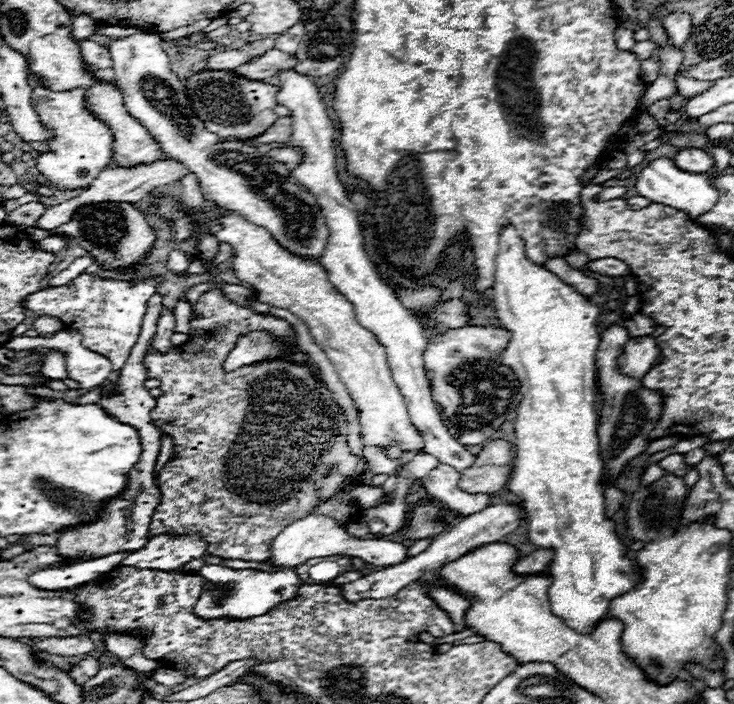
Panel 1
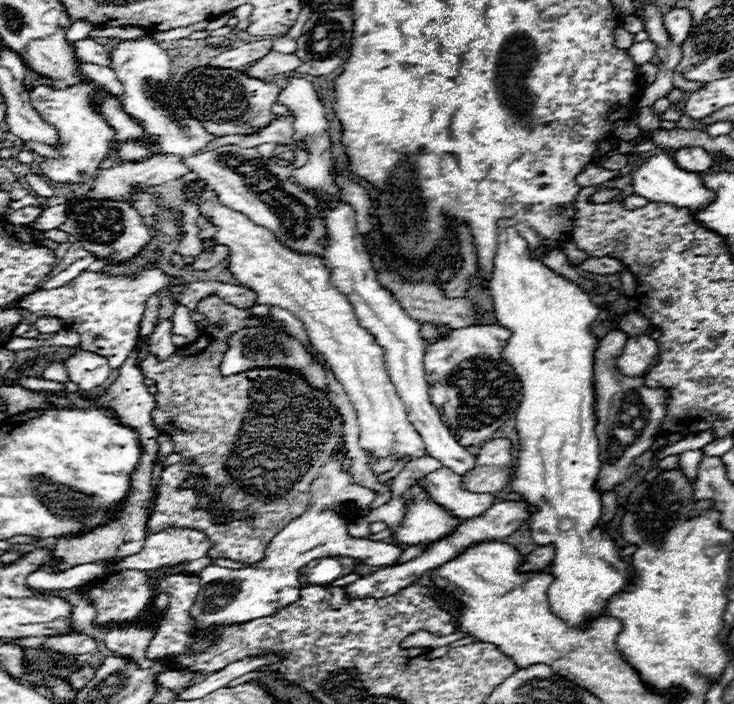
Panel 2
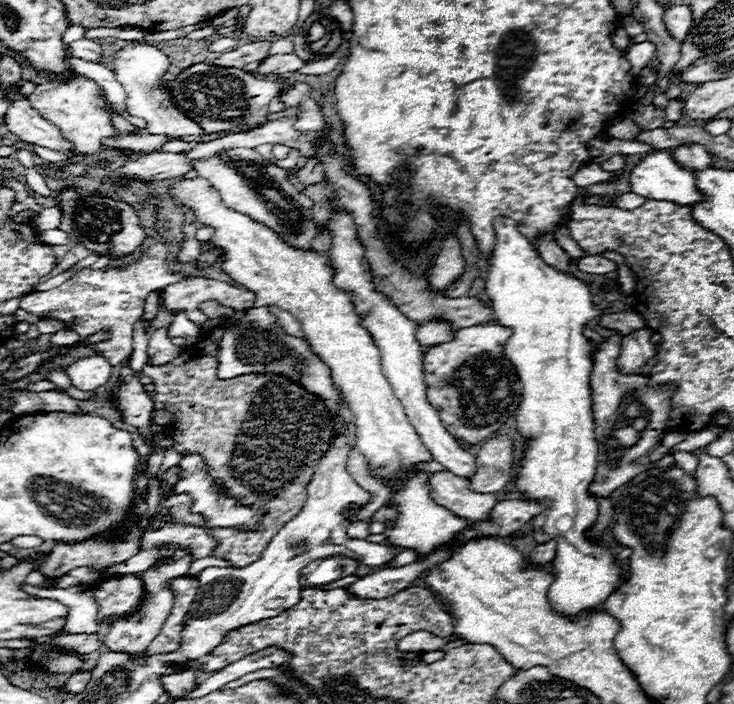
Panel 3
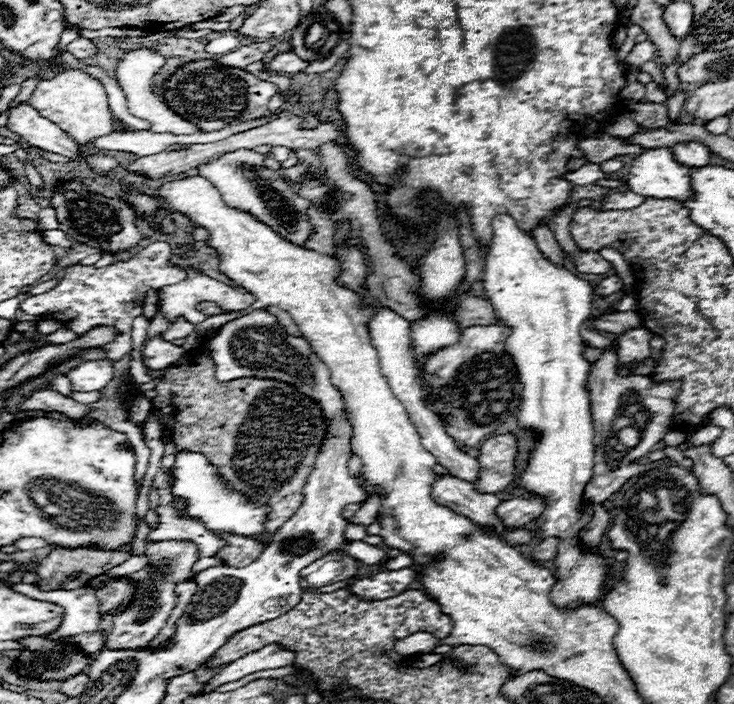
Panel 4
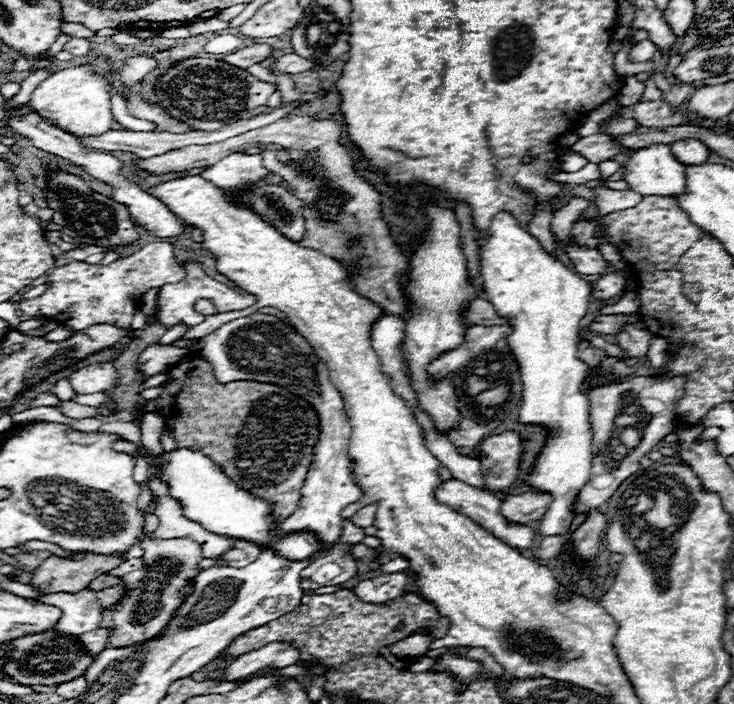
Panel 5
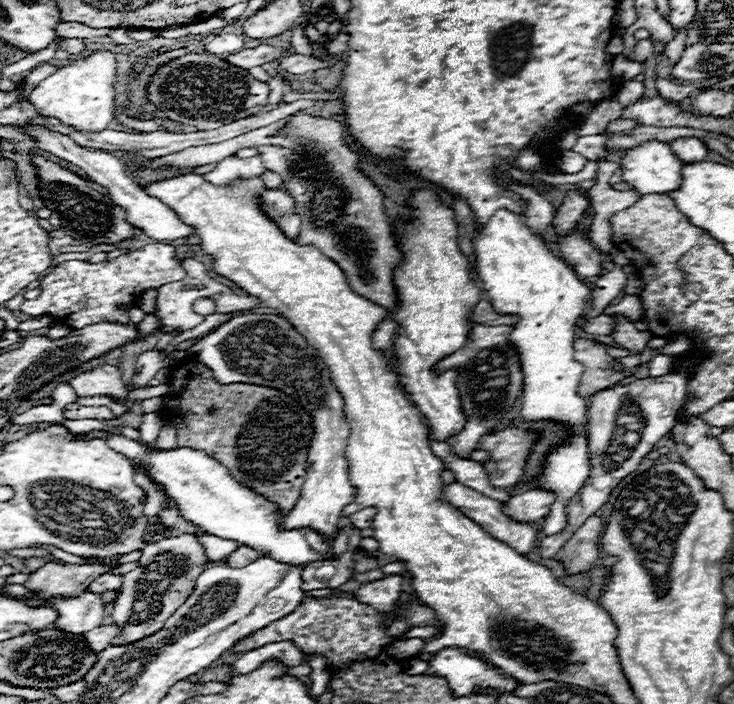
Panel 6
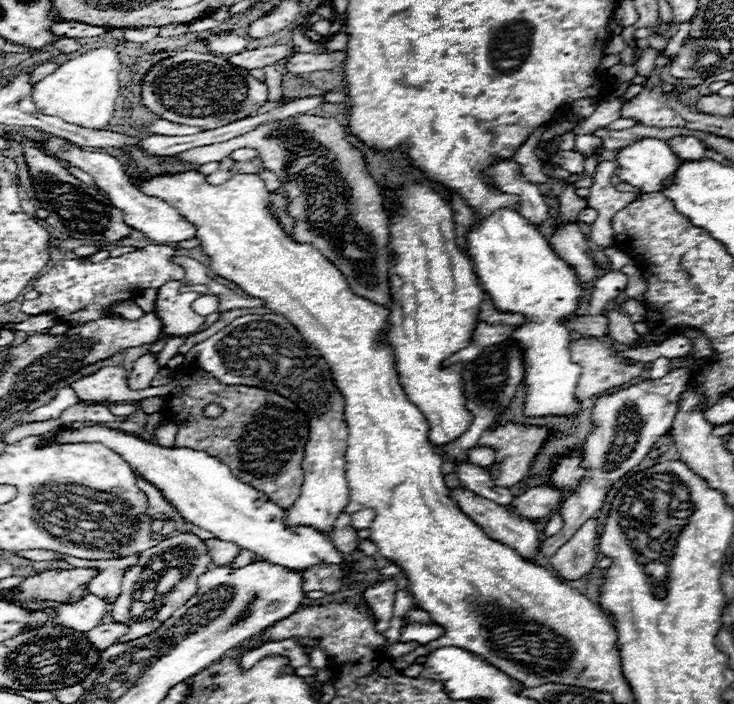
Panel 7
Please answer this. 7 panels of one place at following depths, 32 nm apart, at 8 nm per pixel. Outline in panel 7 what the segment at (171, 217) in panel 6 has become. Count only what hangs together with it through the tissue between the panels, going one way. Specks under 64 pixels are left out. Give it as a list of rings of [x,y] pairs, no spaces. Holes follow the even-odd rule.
[[[48,134],[46,140],[40,142],[44,146],[44,150],[52,152],[56,158],[60,160],[66,160],[70,162],[70,166],[76,166],[84,172],[88,172],[94,182],[106,190],[108,198],[112,200],[112,204],[116,204],[116,208],[120,208],[124,212],[124,222],[136,230],[140,230],[144,236],[160,242],[160,244],[170,244],[170,242],[178,242],[178,240],[190,240],[196,236],[196,226],[186,222],[172,206],[168,206],[164,200],[160,198],[154,198],[154,196],[148,196],[144,192],[140,192],[132,182],[130,178],[126,176],[124,172],[124,166],[118,158],[106,154],[106,152],[88,152],[88,150],[82,150],[78,148],[76,144],[72,144],[70,140],[66,138],[60,138],[60,136],[54,136],[54,134]]]

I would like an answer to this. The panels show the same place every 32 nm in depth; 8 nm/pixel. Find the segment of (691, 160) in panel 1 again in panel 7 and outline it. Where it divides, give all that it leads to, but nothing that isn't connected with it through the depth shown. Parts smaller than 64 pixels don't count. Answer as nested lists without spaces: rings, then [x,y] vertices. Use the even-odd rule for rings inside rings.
[[[678,136],[668,140],[668,146],[680,160],[702,160],[706,152],[706,144],[692,136]]]

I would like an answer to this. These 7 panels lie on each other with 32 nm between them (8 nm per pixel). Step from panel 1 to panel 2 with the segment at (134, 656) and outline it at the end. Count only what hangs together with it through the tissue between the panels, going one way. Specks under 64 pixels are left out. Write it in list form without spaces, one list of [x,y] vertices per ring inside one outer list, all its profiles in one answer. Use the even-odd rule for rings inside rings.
[[[132,624],[132,626],[114,626],[108,636],[104,636],[104,644],[110,652],[116,656],[122,656],[130,662],[134,662],[138,668],[152,668],[152,660],[144,656],[144,650],[148,642],[154,636],[154,628]]]

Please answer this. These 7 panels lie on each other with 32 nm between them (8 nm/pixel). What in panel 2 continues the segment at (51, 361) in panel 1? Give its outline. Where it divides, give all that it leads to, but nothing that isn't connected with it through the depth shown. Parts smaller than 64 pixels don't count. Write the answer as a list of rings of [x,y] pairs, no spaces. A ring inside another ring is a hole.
[[[56,360],[50,362],[50,365],[44,369],[42,377],[47,380],[56,380],[56,382],[62,382],[62,384],[68,380],[68,374],[66,374],[64,364]]]

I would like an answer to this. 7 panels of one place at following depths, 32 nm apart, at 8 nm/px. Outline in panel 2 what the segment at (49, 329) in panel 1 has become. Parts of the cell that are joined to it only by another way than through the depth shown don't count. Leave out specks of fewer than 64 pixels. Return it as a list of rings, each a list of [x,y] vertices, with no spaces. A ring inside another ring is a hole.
[[[38,318],[32,324],[32,328],[36,328],[40,334],[54,334],[54,332],[62,330],[64,324],[60,320],[56,320],[56,318]]]

